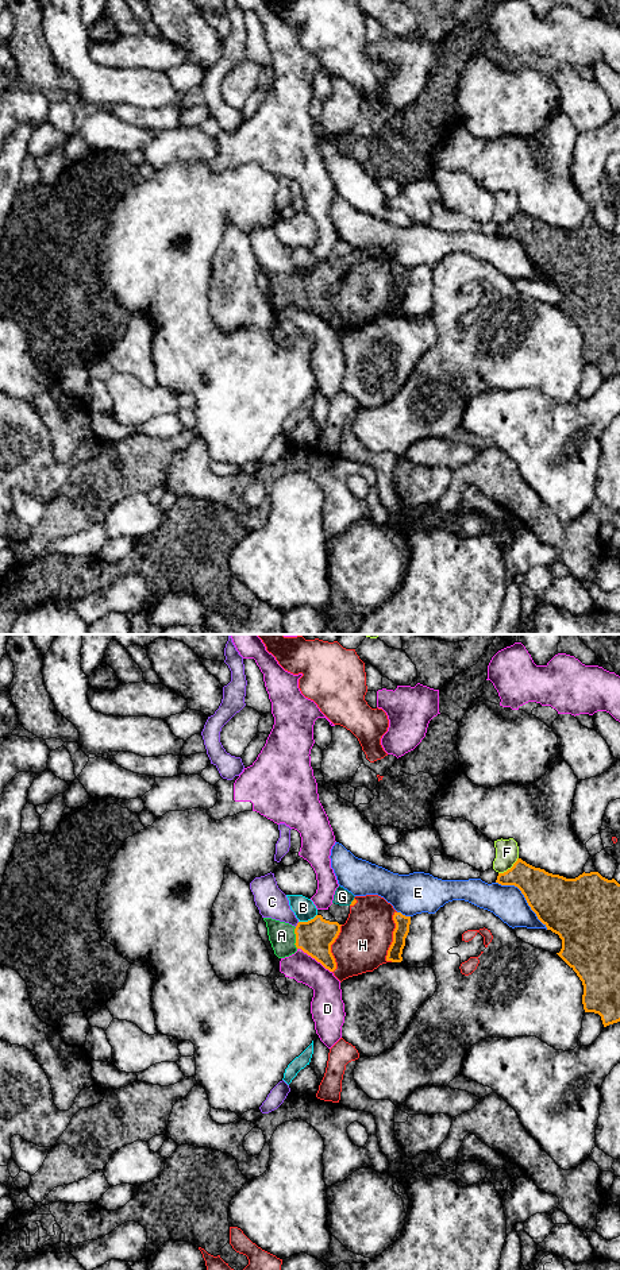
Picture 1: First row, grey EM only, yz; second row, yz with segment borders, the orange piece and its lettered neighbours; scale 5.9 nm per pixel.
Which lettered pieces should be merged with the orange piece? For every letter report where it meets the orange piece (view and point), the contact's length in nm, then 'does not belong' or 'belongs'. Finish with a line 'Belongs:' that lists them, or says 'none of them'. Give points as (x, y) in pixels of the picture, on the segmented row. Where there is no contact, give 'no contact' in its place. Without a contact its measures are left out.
A: yz (296, 938) | 130 nm | belongs
B: yz (308, 921) | 120 nm | does not belong
C: yz (297, 925) | 40 nm | does not belong
D: yz (315, 958) | 260 nm | does not belong
E: yz (524, 896) | 420 nm | does not belong
F: yz (511, 868) | 160 nm | does not belong
G: yz (351, 902) | 50 nm | does not belong
H: yz (393, 937) | 300 nm | does not belong
Belongs: A

